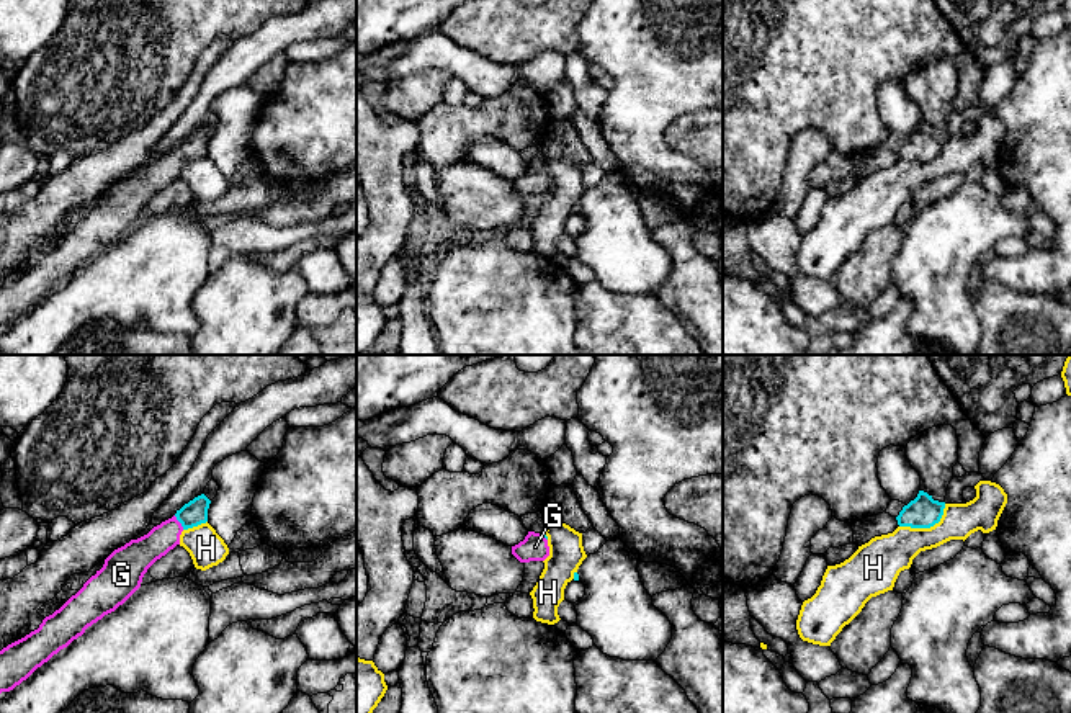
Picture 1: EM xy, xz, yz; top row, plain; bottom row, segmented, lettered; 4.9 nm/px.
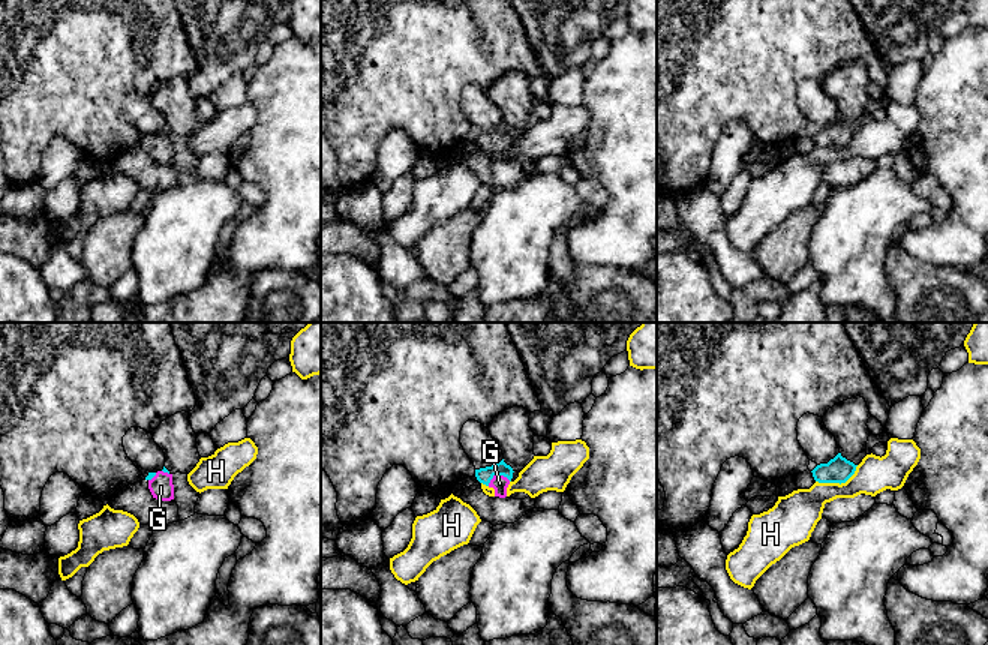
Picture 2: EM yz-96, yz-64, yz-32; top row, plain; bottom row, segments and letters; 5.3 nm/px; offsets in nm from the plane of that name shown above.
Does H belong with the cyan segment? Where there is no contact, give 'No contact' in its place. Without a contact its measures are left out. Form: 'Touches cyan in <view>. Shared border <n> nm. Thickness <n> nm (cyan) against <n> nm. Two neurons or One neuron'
Touches cyan in yz. Shared border 260 nm. Thickness 160 nm (cyan) against 200 nm. Two neurons

